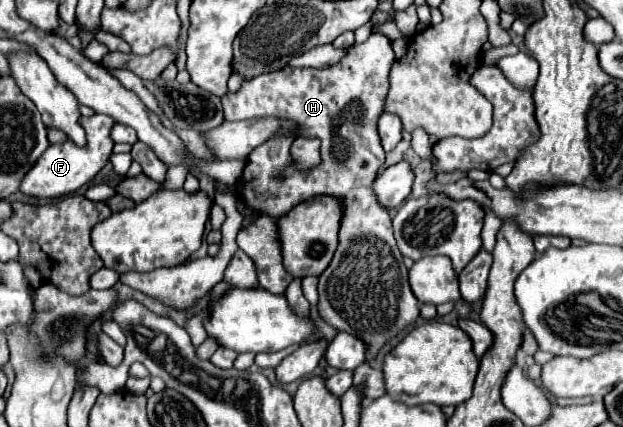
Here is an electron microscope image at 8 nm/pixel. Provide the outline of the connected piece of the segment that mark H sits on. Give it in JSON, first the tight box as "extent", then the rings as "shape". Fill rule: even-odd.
{"extent":[222,34,420,362],"shape":[[[372,34],[364,44],[354,44],[350,52],[334,66],[328,66],[326,70],[314,70],[314,68],[280,68],[270,74],[262,74],[250,82],[244,82],[242,88],[234,94],[226,94],[222,98],[224,106],[224,118],[226,120],[250,120],[250,118],[286,118],[296,124],[294,132],[280,134],[278,138],[266,140],[262,146],[254,148],[248,156],[246,172],[240,178],[240,186],[256,186],[260,182],[258,192],[254,190],[256,200],[242,200],[246,208],[258,212],[258,214],[270,214],[272,218],[278,218],[290,210],[292,204],[300,204],[312,196],[334,196],[342,202],[342,222],[338,230],[338,250],[334,252],[334,258],[330,266],[318,276],[318,314],[324,322],[334,326],[338,332],[354,334],[366,344],[366,362],[372,362],[380,348],[396,334],[390,332],[402,332],[406,326],[410,326],[418,314],[420,314],[420,302],[412,294],[408,284],[408,268],[404,266],[402,254],[396,246],[396,240],[392,236],[392,216],[386,208],[382,208],[372,192],[372,182],[378,176],[380,166],[386,160],[386,152],[382,150],[380,134],[378,134],[378,118],[384,112],[386,104],[386,90],[390,88],[390,68],[394,64],[394,50],[384,34]],[[294,138],[318,138],[320,140],[320,164],[308,170],[300,170],[294,164],[294,158],[290,154],[290,146]]]}

